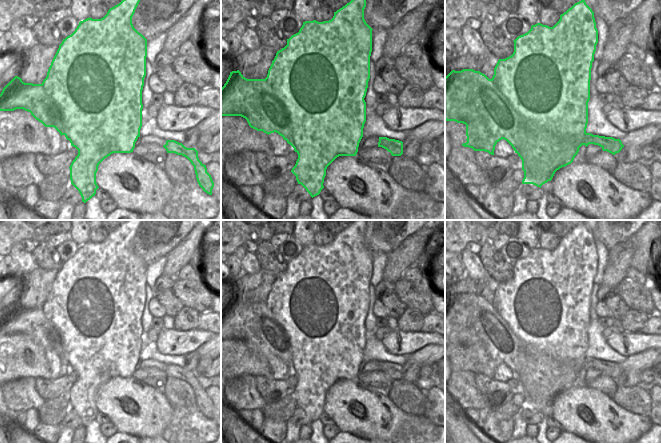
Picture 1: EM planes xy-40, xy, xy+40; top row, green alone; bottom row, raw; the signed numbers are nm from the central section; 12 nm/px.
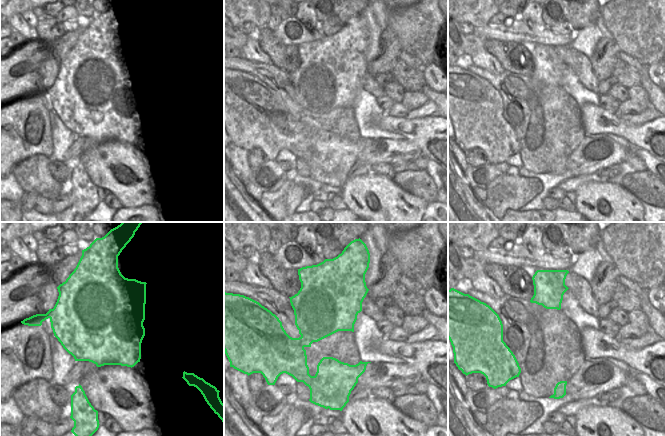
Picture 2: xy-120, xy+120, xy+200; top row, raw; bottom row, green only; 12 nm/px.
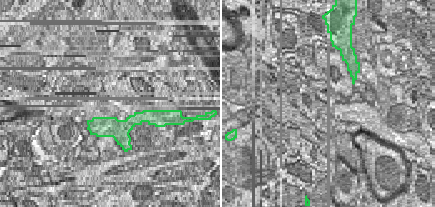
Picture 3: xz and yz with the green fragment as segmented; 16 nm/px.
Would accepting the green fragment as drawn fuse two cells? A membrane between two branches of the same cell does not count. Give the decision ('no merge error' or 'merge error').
merge error

